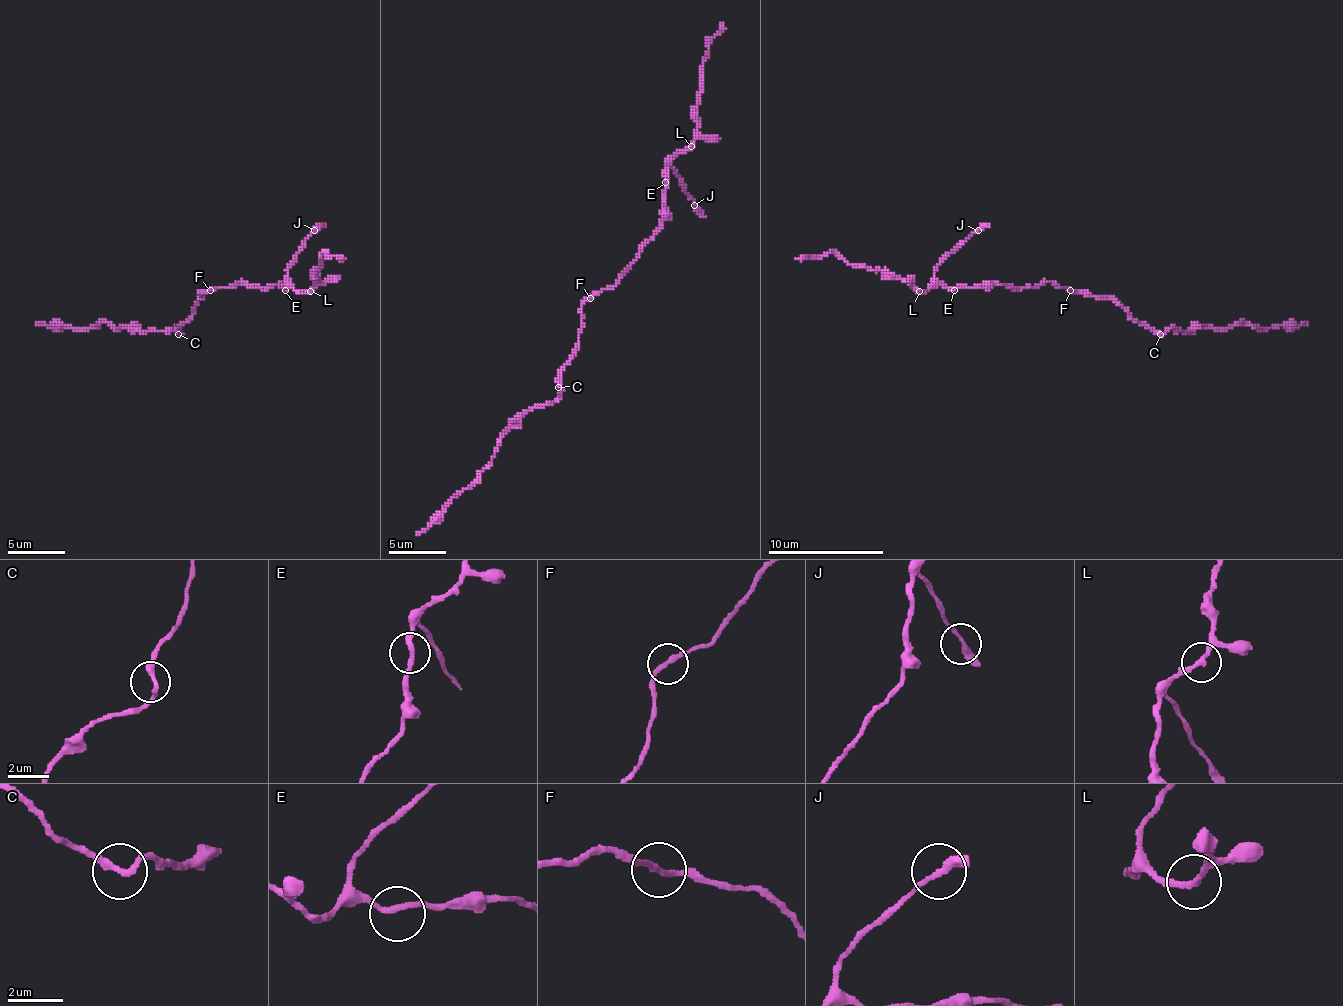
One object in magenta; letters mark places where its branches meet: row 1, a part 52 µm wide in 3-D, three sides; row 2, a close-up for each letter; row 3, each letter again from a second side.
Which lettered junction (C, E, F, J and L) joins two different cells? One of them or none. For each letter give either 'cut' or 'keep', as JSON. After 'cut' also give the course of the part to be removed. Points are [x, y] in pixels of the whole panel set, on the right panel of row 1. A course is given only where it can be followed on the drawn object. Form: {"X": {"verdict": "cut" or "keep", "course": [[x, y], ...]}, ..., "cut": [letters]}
{"C": {"verdict": "keep"}, "E": {"verdict": "keep"}, "F": {"verdict": "keep"}, "J": {"verdict": "keep"}, "L": {"verdict": "keep"}, "cut": []}

